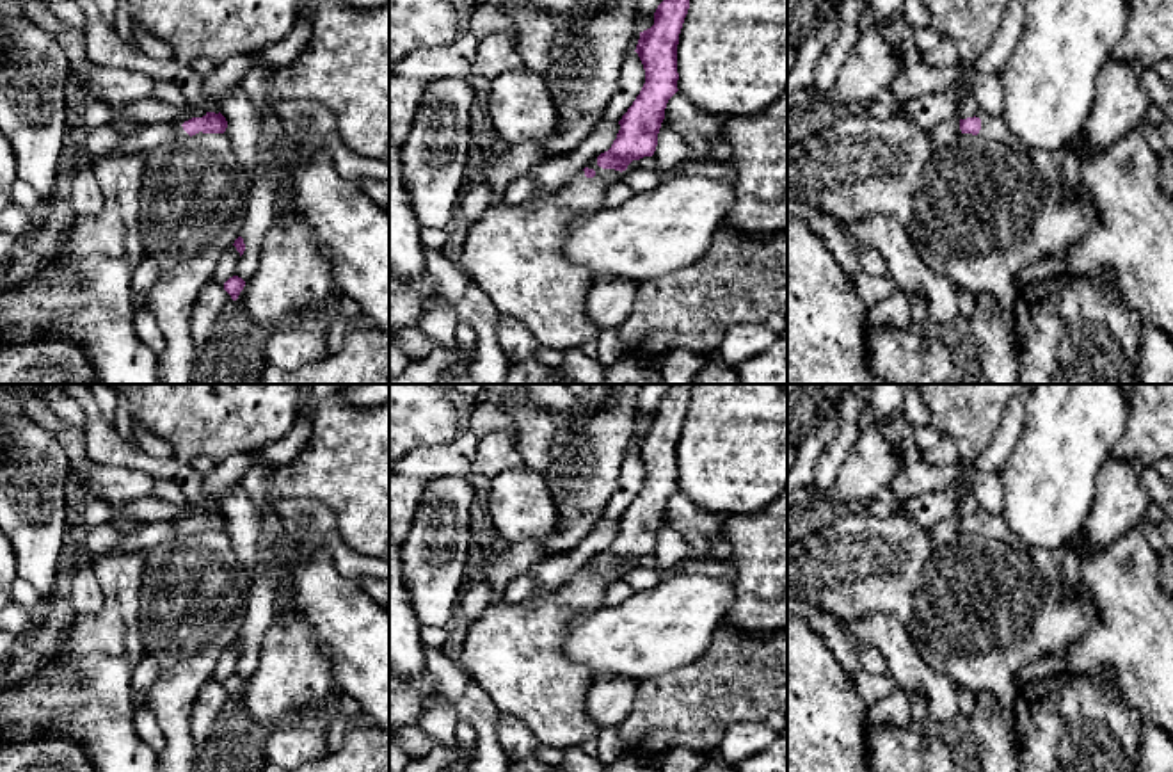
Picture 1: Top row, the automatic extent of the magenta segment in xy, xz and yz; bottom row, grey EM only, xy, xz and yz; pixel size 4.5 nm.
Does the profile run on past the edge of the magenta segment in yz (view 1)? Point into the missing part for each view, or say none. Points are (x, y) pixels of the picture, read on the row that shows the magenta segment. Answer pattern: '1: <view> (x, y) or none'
1: yz (992, 127)

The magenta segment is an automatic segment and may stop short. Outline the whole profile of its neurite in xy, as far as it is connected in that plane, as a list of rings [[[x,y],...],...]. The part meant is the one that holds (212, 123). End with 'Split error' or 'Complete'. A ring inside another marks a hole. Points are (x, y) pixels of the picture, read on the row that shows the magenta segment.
[[[183,112],[172,121],[176,128],[174,139],[188,139],[199,133],[224,133],[227,128],[226,117],[219,112]]]. Split error

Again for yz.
[[[979,110],[974,117],[960,119],[962,133],[981,135],[1002,142],[1013,149],[1020,149],[1018,141],[1011,135],[1002,121],[1002,116],[992,116]]]. Split error

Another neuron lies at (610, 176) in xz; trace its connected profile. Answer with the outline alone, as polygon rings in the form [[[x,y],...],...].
[[[643,157],[640,160],[633,160],[626,171],[615,171],[615,169],[602,169],[597,165],[597,158],[592,160],[586,167],[595,171],[597,178],[602,178],[608,185],[613,185],[617,181],[622,181],[622,178],[626,176],[627,171],[631,171],[633,167],[645,167],[649,171],[656,171],[658,164],[654,160],[654,157]]]

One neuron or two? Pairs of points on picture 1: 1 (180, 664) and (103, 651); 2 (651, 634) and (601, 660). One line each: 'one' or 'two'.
1: two
2: one

